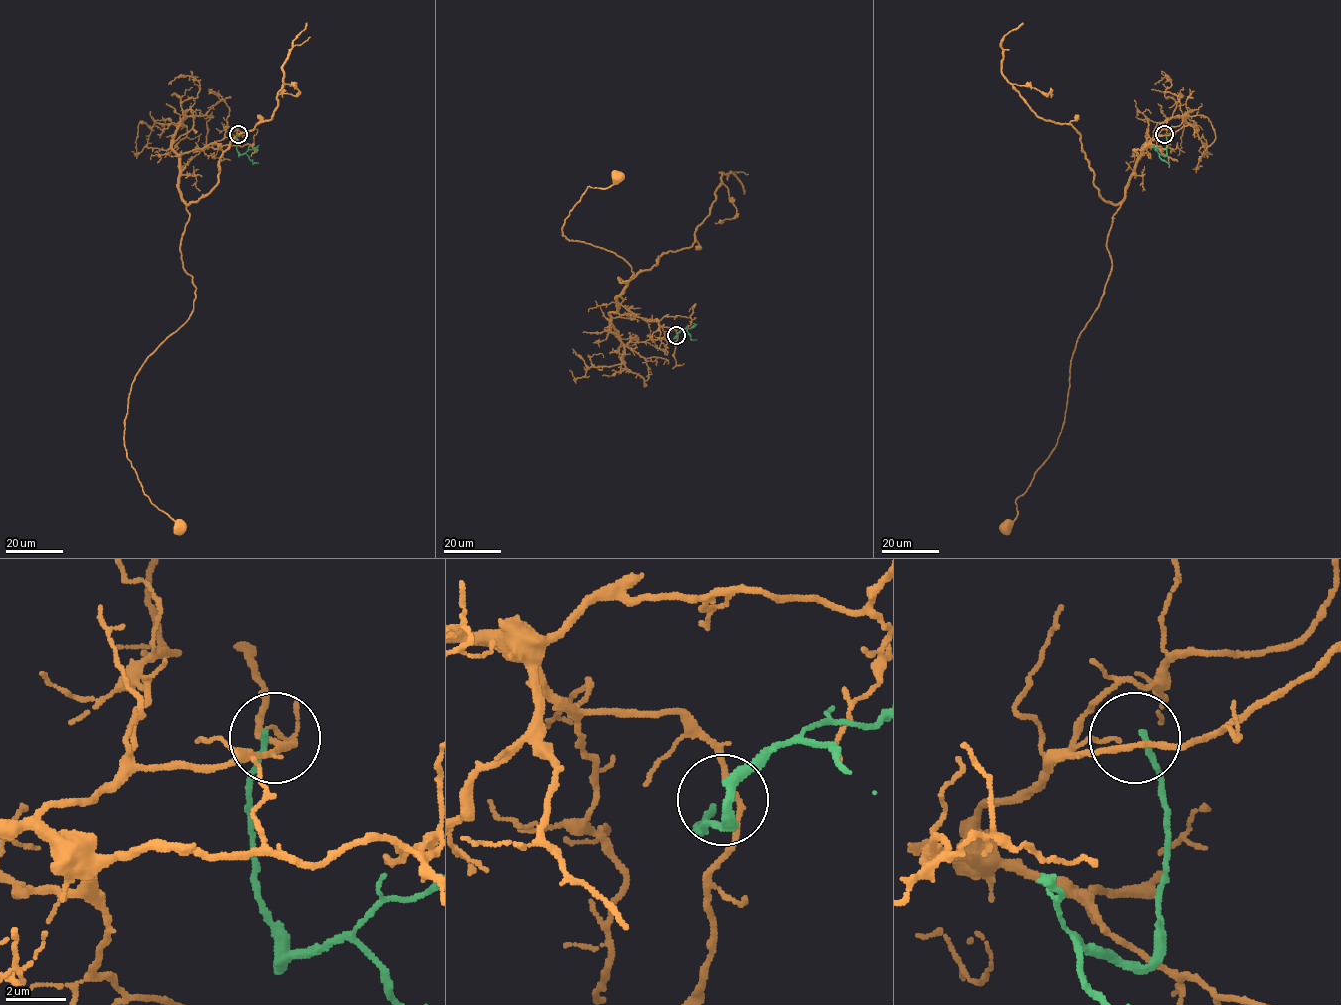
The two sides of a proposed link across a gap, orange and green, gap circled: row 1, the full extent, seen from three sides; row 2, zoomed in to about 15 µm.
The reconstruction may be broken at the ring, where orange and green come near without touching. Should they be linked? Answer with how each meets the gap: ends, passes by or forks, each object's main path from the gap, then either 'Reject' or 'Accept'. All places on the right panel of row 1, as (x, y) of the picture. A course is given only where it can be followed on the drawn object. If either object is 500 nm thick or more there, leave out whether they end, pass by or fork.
At the ring orange passes by. At the ring green ends. Course of orange: (1164, 135), (1143, 151), (1113, 216), (1110, 274), (1071, 359), (1055, 447), (1005, 526). Course of green: (1164, 134), (1166, 154), (1159, 153), (1169, 163). Reject

